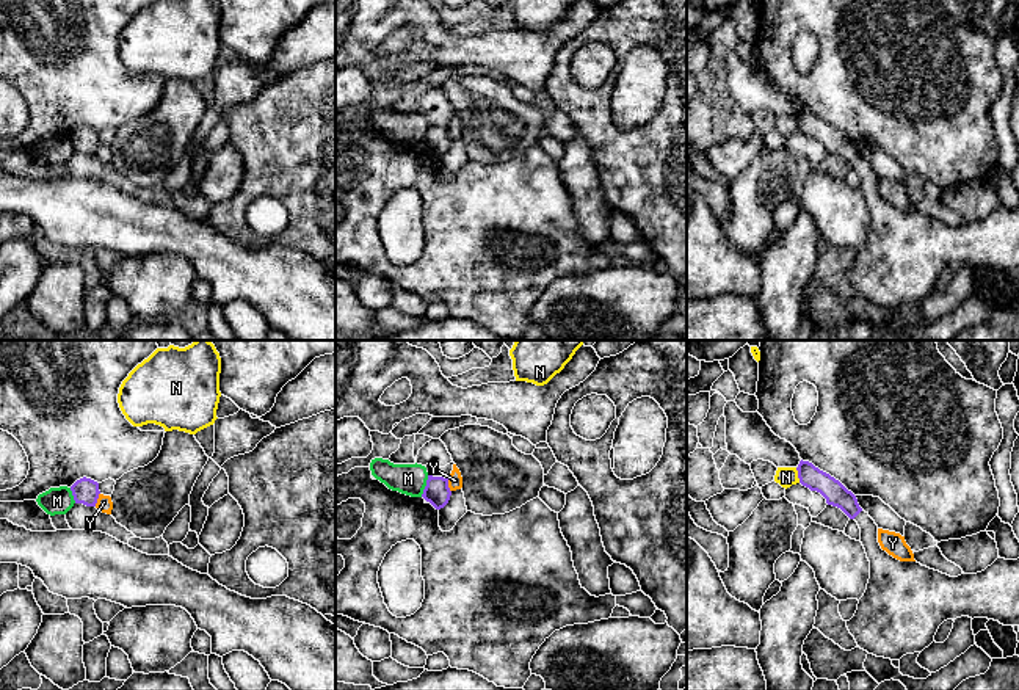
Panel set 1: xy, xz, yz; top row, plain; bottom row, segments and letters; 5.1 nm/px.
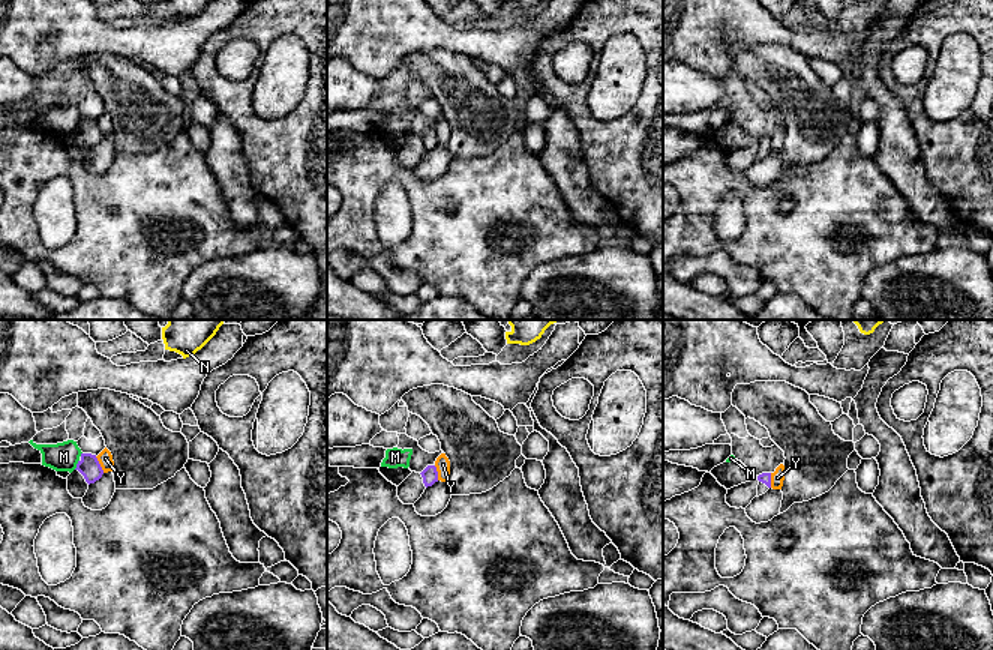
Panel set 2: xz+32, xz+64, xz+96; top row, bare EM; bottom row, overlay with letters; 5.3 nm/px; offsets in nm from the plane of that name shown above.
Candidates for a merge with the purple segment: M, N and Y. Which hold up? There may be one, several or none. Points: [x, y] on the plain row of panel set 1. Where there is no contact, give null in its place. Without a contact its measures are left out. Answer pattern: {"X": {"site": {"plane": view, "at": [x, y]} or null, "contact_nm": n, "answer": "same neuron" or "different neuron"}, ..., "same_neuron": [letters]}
{"M": {"site": {"plane": "xz", "at": [425, 135]}, "contact_nm": 120, "answer": "different neuron"}, "N": {"site": {"plane": "yz", "at": [798, 124]}, "contact_nm": 80, "answer": "different neuron"}, "Y": {"site": {"plane": "xy", "at": [97, 146]}, "contact_nm": 80, "answer": "different neuron"}, "same_neuron": []}

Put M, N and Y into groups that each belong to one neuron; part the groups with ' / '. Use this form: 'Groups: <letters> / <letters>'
Groups: M / N Y

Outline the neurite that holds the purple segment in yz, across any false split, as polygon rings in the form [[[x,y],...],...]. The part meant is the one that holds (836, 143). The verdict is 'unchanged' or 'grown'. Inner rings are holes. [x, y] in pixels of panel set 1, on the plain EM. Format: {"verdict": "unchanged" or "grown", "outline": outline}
{"verdict": "grown", "outline": [[[801,108],[796,119],[803,135],[820,141],[828,154],[840,157],[861,177],[861,191],[870,210],[870,227],[854,265],[847,270],[847,276],[861,298],[876,306],[900,309],[906,303],[922,301],[934,290],[944,270],[961,265],[1019,274],[1019,207],[997,207],[981,221],[958,226],[950,226],[917,210],[900,210],[881,198],[878,174],[859,155],[851,140],[809,110]]]}

